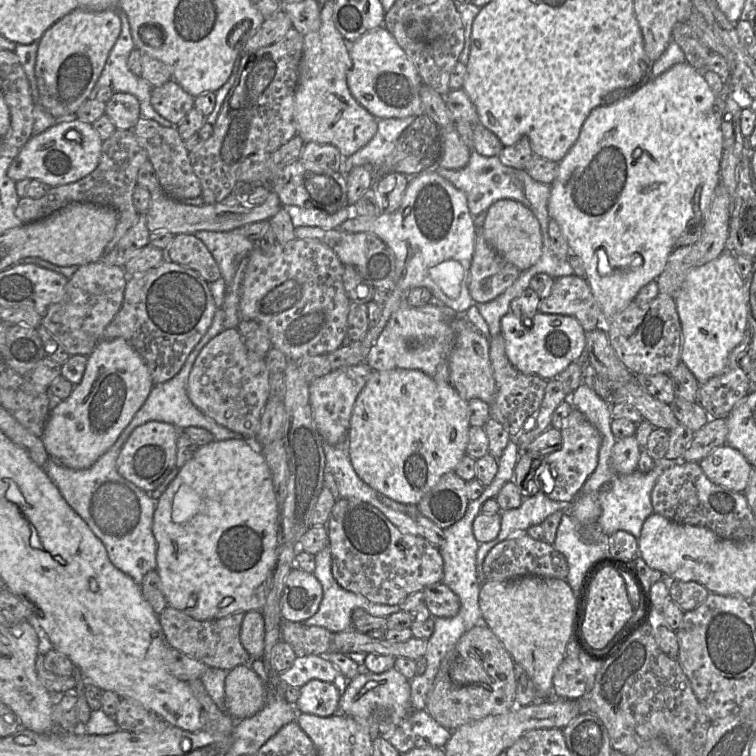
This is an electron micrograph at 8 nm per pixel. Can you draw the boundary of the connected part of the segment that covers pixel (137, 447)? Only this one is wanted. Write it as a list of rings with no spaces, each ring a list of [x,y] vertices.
[[[149,421],[136,427],[117,458],[117,471],[126,480],[152,492],[159,487],[176,466],[177,438],[180,430],[169,423]]]

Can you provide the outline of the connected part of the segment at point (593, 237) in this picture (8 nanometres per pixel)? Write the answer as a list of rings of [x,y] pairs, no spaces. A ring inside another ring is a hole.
[[[686,61],[672,66],[669,70],[650,79],[631,95],[608,105],[593,109],[583,123],[580,134],[564,158],[558,163],[557,176],[550,185],[548,212],[565,236],[570,254],[578,256],[585,269],[585,279],[589,284],[601,312],[602,323],[624,309],[634,300],[641,287],[656,280],[666,265],[667,259],[675,248],[681,234],[689,227],[703,225],[720,182],[720,163],[723,153],[723,133],[721,129],[724,96],[716,96],[703,76],[703,72]]]

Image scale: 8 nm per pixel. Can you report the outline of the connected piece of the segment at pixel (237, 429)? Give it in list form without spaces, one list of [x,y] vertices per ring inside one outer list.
[[[228,328],[210,340],[197,356],[189,374],[187,394],[190,401],[217,424],[244,439],[256,440],[269,389],[270,372],[265,359],[248,350],[237,328]]]

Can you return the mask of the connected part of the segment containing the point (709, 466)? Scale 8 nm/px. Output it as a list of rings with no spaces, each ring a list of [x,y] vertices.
[[[727,444],[714,449],[698,464],[712,483],[738,493],[745,491],[754,469],[737,449]]]

